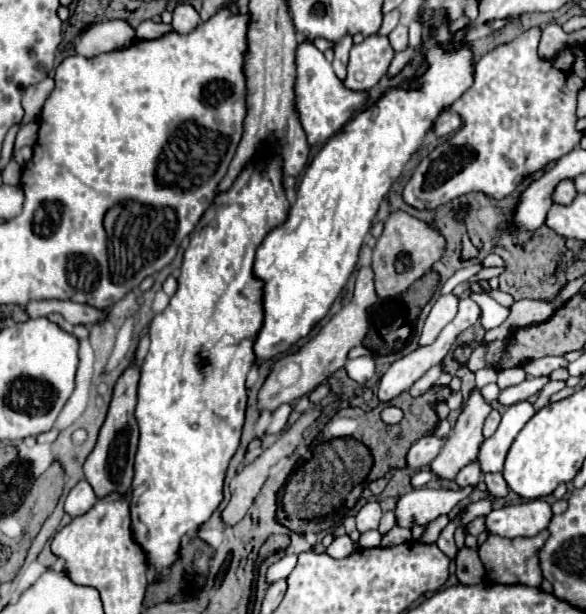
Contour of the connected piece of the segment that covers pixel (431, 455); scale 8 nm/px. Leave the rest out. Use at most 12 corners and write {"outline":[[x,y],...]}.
{"outline":[[423,437],[407,453],[407,469],[419,471],[437,457],[447,437]]}

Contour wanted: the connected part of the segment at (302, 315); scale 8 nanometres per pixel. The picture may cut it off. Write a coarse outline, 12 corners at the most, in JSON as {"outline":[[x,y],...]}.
{"outline":[[425,51],[307,167],[267,233],[255,365],[329,313],[471,51]]}

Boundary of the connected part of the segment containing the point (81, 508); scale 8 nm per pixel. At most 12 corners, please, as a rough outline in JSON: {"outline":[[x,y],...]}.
{"outline":[[79,481],[65,499],[65,513],[85,515],[97,497],[91,485]]}

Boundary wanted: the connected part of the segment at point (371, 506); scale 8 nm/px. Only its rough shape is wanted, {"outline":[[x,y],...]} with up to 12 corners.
{"outline":[[367,503],[357,513],[357,531],[379,527],[381,505]]}

